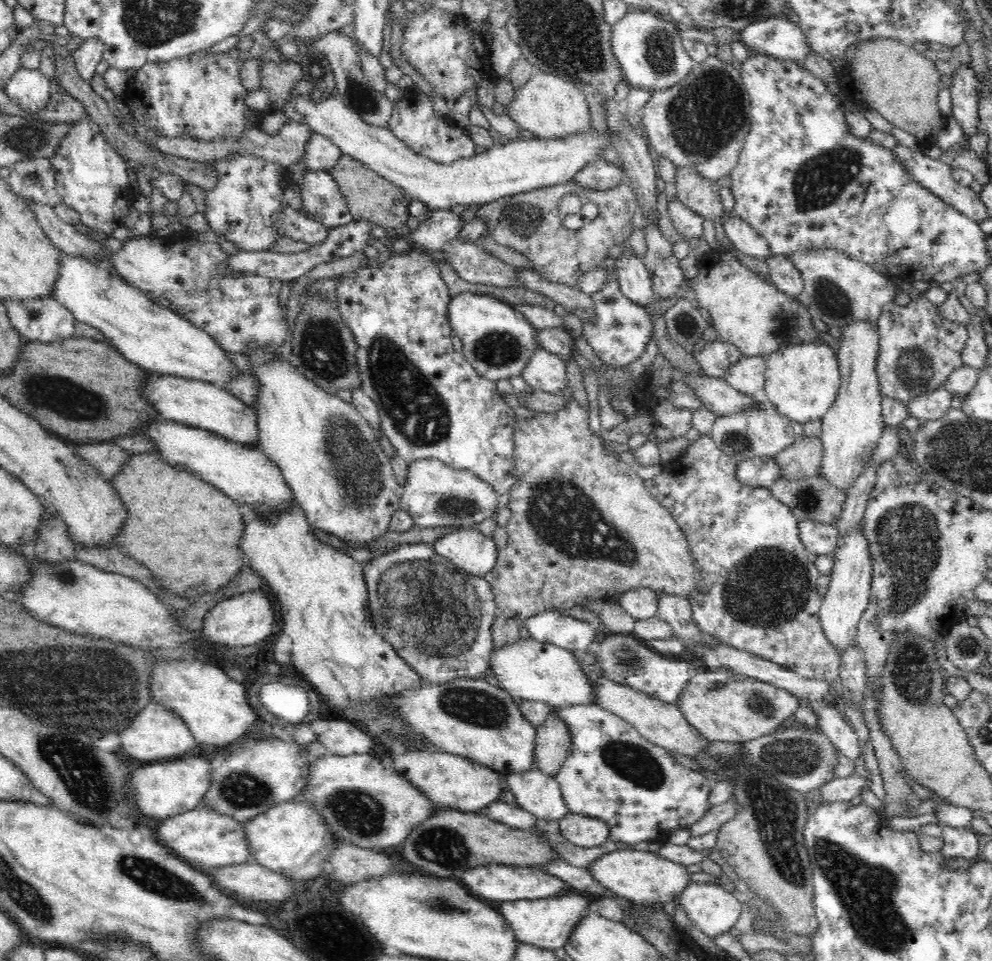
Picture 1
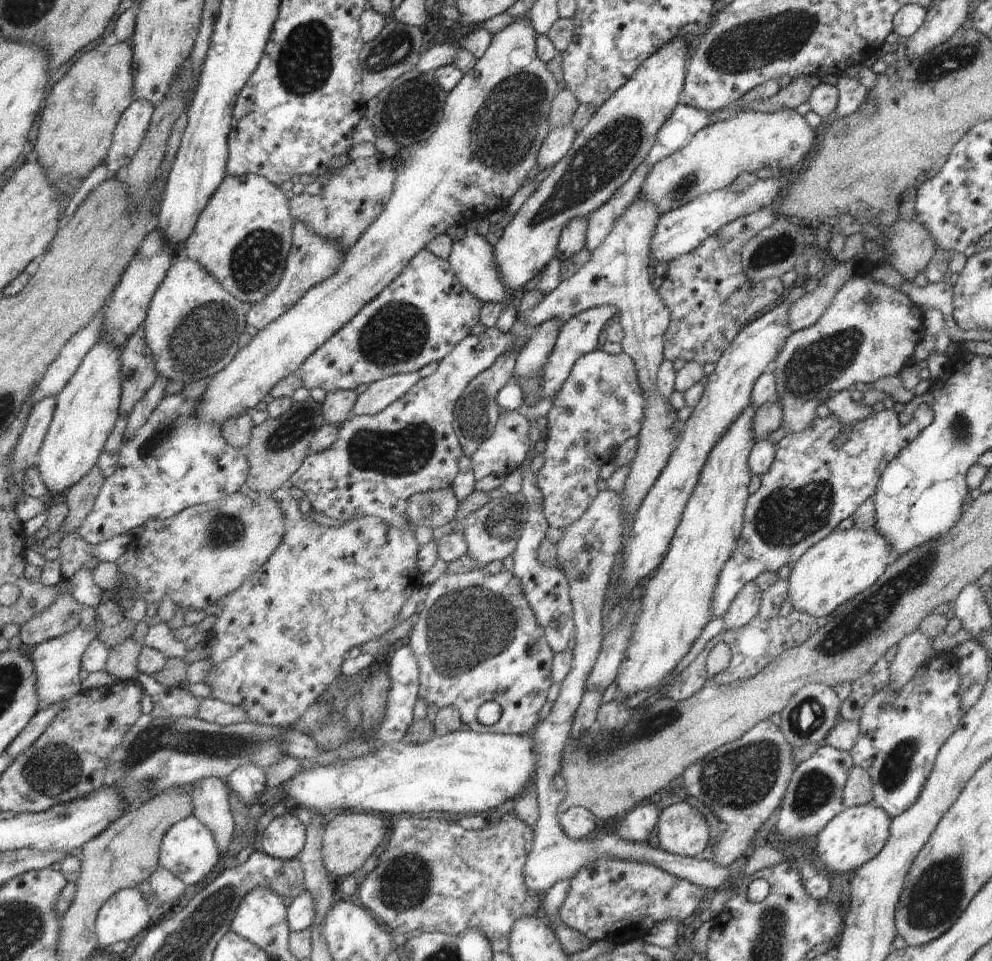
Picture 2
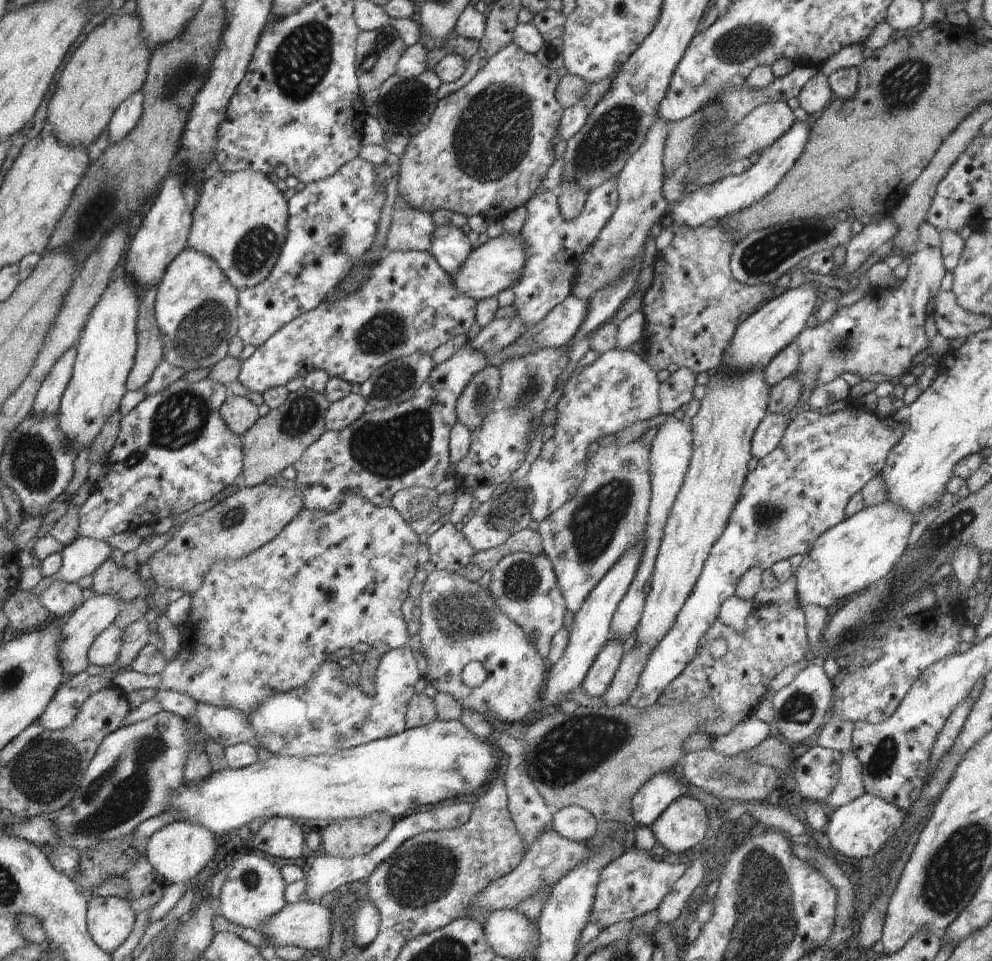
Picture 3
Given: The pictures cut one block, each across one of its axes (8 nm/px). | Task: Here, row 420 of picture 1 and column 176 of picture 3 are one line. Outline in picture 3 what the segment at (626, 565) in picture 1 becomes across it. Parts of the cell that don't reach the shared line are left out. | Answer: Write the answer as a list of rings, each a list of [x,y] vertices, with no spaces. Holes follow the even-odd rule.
[[[266,483],[253,487],[241,485],[236,494],[224,499],[202,514],[188,516],[185,520],[173,518],[173,525],[169,530],[172,536],[163,548],[150,555],[142,571],[152,578],[156,588],[177,588],[191,596],[203,585],[209,568],[215,562],[225,559],[237,561],[262,548],[274,540],[302,508],[302,495],[296,489],[295,483],[286,488]]]

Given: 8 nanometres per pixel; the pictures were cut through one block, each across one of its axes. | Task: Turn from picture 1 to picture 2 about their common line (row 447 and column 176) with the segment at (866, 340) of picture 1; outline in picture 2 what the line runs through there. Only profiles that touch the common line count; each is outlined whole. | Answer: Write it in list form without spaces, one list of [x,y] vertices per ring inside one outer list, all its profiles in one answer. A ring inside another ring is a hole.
[[[194,815],[174,824],[162,840],[159,866],[170,870],[185,885],[197,884],[200,880],[204,880],[212,872],[212,868],[218,864],[218,860],[220,860],[220,852],[212,832]]]

